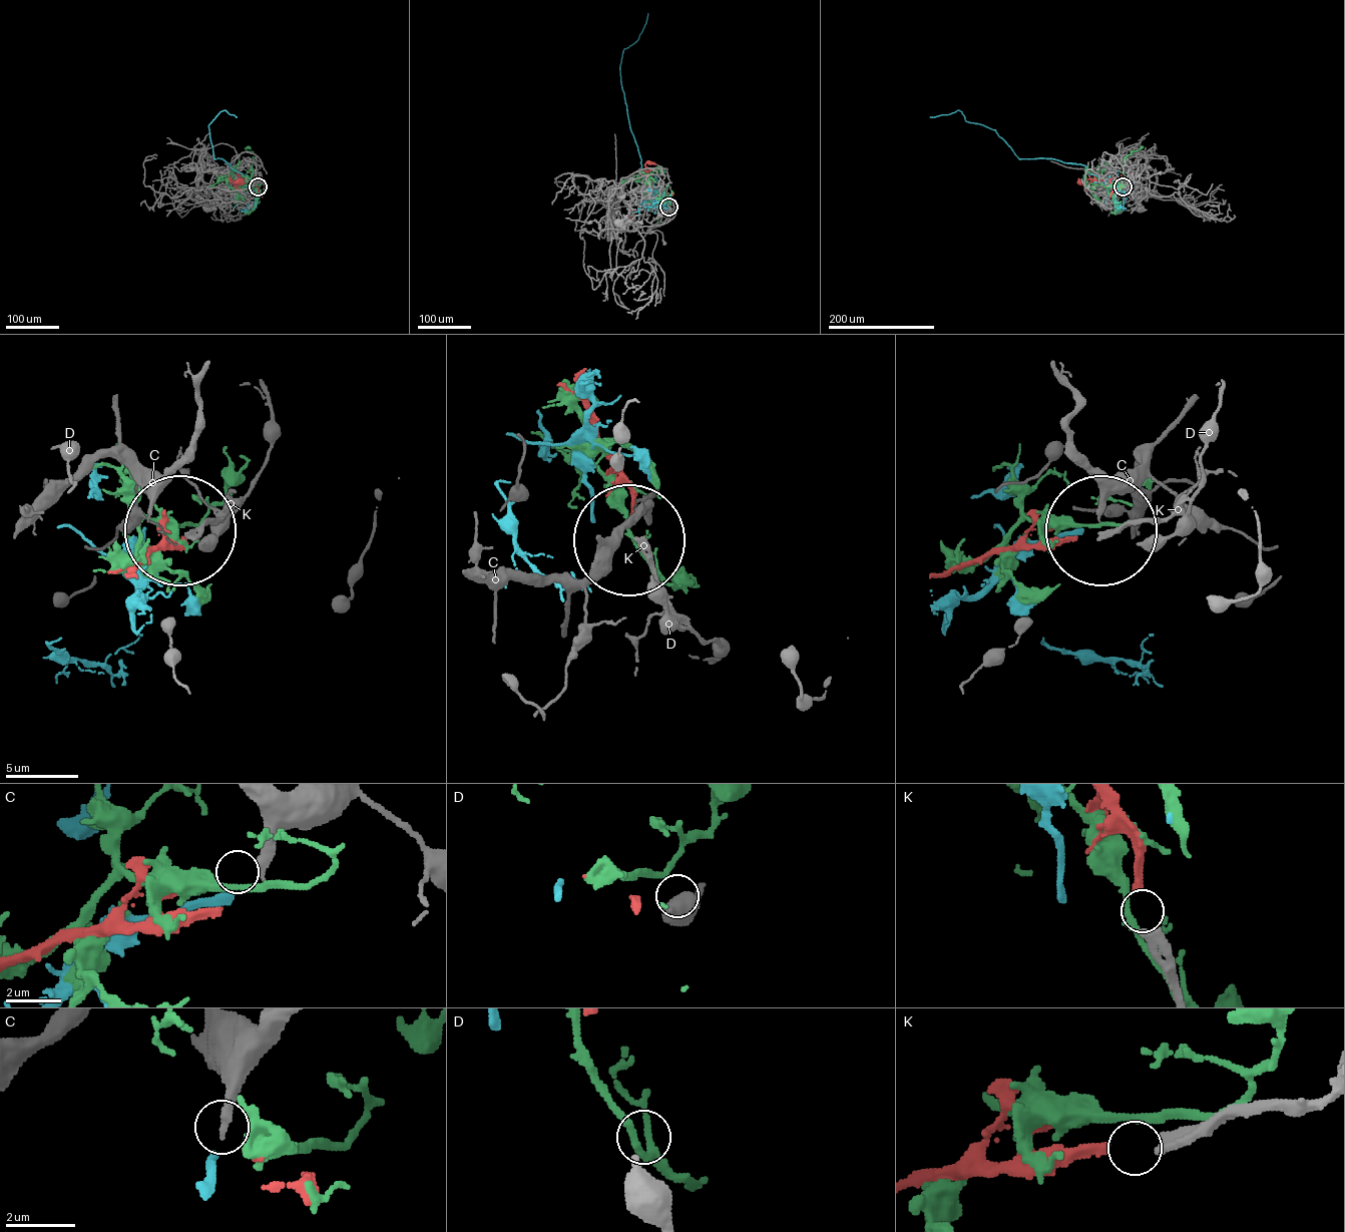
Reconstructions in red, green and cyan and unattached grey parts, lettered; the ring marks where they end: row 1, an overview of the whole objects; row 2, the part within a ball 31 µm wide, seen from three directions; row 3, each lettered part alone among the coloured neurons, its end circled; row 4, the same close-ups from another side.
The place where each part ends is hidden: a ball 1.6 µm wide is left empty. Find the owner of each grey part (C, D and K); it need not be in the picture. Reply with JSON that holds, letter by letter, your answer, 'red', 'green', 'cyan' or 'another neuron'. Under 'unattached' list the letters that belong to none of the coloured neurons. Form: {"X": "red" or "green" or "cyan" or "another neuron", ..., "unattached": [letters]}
{"C": "another neuron", "D": "another neuron", "K": "red", "unattached": ["C", "D"]}

